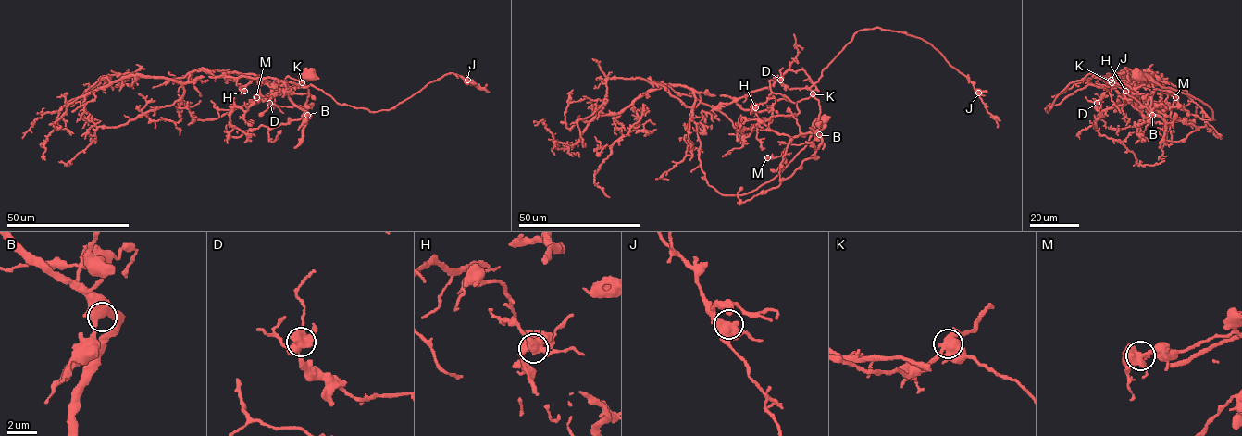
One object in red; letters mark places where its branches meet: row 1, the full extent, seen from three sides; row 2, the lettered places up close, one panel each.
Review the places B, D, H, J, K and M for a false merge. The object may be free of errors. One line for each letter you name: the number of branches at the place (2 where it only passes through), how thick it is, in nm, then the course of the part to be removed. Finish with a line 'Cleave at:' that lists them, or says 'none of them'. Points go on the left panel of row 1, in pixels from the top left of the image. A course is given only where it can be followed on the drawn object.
K: Branches: 4. Thickness 500 nm. Course of the part to remove: (301, 82), (308, 93), (304, 111), (273, 83), (206, 70), (217, 76), (273, 78), (286, 89), (282, 96)
Cleave at: K

